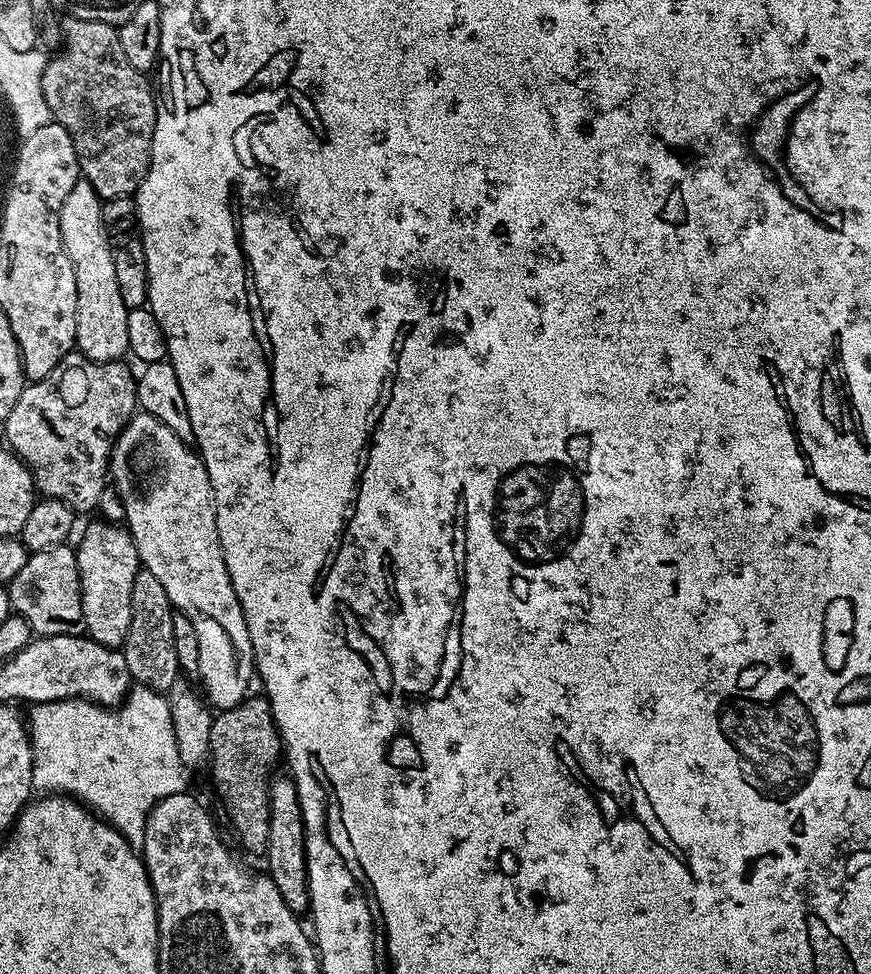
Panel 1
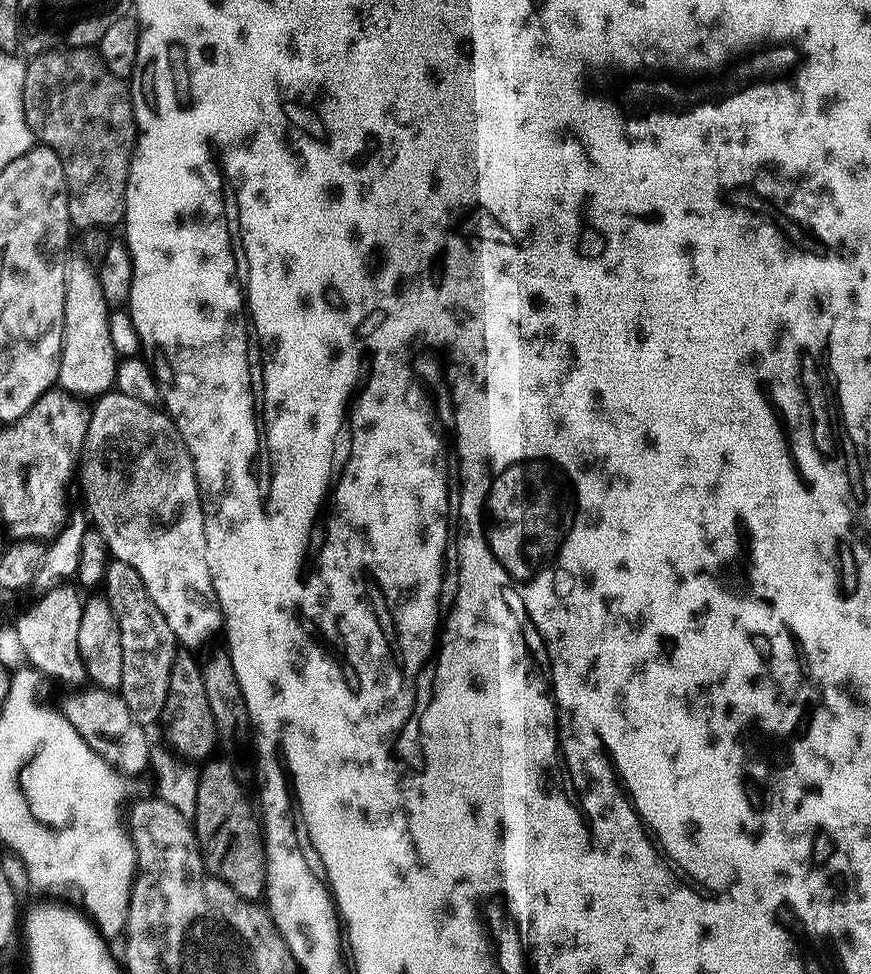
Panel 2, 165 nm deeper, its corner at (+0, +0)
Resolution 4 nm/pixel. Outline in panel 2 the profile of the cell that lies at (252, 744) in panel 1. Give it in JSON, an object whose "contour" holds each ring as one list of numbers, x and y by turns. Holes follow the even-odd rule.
{"contour":[[212,758,199,771,197,782,197,809,191,817,191,823,196,830,196,840,200,844,200,853,204,864,212,876,216,876,234,890,243,900,259,901,264,894,264,838,262,824,258,819,257,809,248,801,242,785,236,781,232,768,224,760]]}

